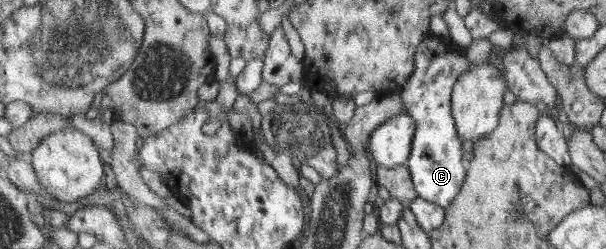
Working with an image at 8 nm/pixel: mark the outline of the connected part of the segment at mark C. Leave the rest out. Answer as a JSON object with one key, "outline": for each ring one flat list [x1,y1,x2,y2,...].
{"outline":[[435,33,429,34,419,46,417,68,400,91,407,106,407,113,417,120,417,133,413,140,413,152,407,167,410,170,417,194,440,207,446,208,461,193,468,170,464,168,462,139,452,110,453,88,471,64,465,56,466,48]]}

